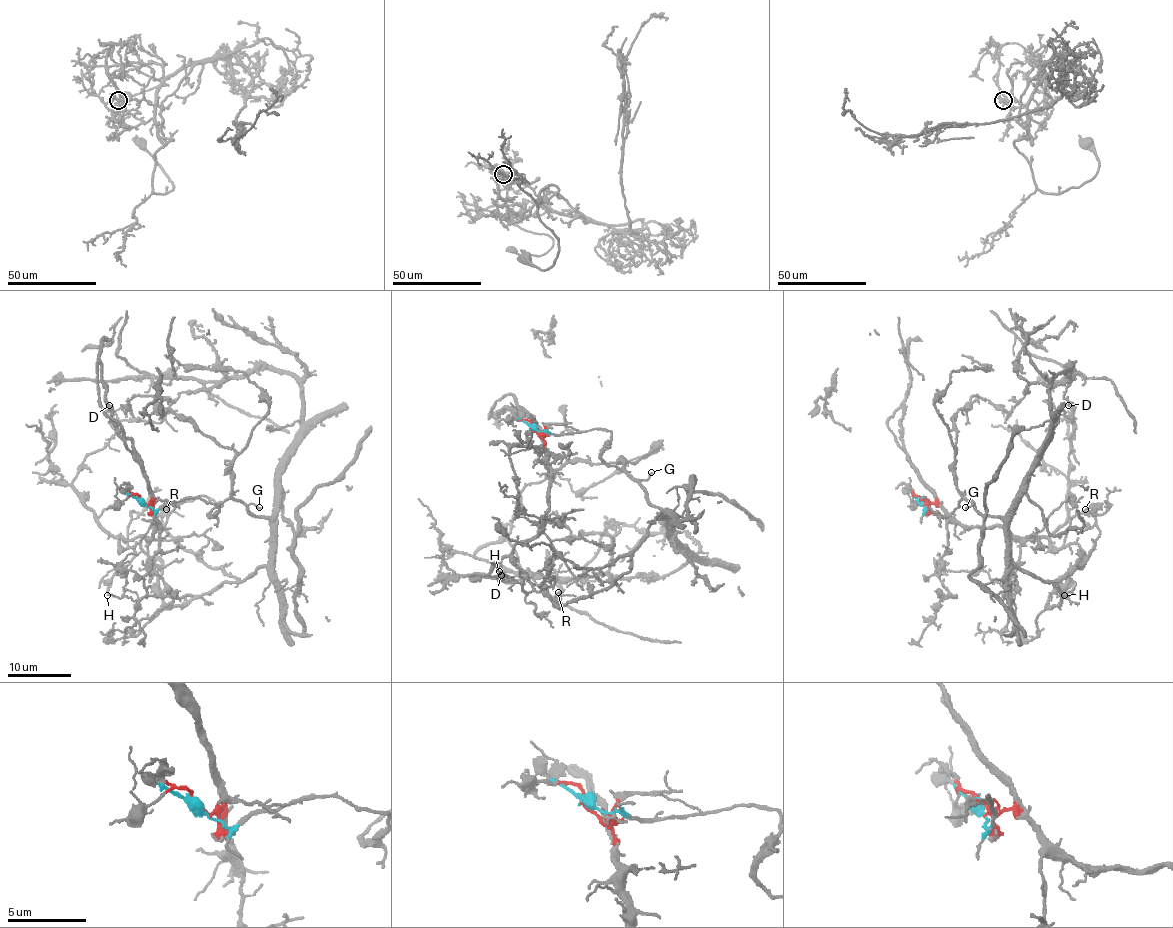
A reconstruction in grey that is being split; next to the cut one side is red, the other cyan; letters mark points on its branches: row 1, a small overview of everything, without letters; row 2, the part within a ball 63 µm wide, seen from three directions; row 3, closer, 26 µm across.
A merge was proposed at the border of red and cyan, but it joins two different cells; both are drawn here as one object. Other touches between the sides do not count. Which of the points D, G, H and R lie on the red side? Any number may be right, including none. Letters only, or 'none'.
D, H

